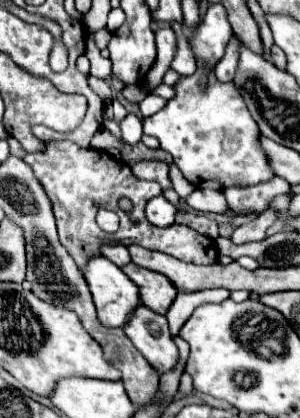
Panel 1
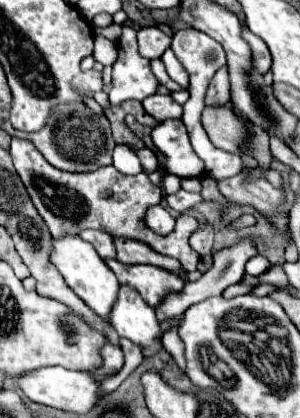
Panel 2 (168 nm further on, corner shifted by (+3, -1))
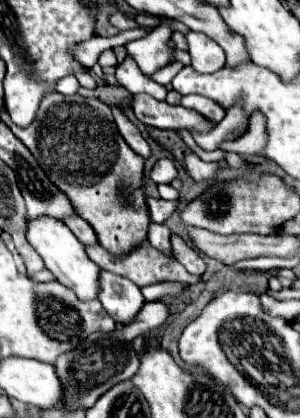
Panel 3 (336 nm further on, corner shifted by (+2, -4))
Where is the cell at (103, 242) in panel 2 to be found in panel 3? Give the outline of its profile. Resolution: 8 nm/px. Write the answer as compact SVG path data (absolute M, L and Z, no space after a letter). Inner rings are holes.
M72 217L66 221L66 225L70 227L70 231L84 243L84 245L96 245L98 237L94 233L94 229L90 227L88 221L84 221L82 217Z

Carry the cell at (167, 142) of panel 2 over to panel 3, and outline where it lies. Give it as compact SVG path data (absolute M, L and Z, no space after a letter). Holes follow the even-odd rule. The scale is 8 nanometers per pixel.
M168 157L160 159L148 173L148 179L154 183L172 183L176 177L178 177L178 171L174 165L174 159L168 159Z

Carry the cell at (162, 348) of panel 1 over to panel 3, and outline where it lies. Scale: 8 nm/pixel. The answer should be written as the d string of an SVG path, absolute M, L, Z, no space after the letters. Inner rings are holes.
M108 271L100 273L98 301L118 323L130 323L146 303L138 285Z

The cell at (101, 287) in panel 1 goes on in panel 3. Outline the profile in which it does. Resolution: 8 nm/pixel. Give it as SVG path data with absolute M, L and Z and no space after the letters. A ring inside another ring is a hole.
M42 217L28 223L28 241L44 259L46 269L54 273L56 281L70 287L80 301L94 301L98 299L98 285L100 285L100 267L86 255L84 243L78 243L74 233L58 219Z

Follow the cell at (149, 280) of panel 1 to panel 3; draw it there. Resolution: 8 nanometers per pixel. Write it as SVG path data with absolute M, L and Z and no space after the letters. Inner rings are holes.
M144 243L142 247L138 247L136 251L124 255L124 257L114 257L114 255L110 255L108 251L104 251L102 245L90 245L90 247L86 247L86 253L88 253L88 257L90 257L94 263L98 263L100 269L110 271L110 273L116 273L116 275L122 275L122 277L134 281L138 287L152 285L152 283L162 283L162 281L180 281L180 283L186 283L186 285L198 285L198 283L202 281L200 275L188 273L180 263L176 263L176 261L170 259L168 255L162 255L160 251L156 251L154 247L150 247L150 243Z

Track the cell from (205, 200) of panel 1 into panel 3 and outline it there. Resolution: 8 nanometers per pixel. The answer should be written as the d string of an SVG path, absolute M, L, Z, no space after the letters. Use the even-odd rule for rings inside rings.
M148 197L146 205L148 205L148 211L150 211L150 221L152 223L164 223L176 211L178 201L166 201L166 199Z

